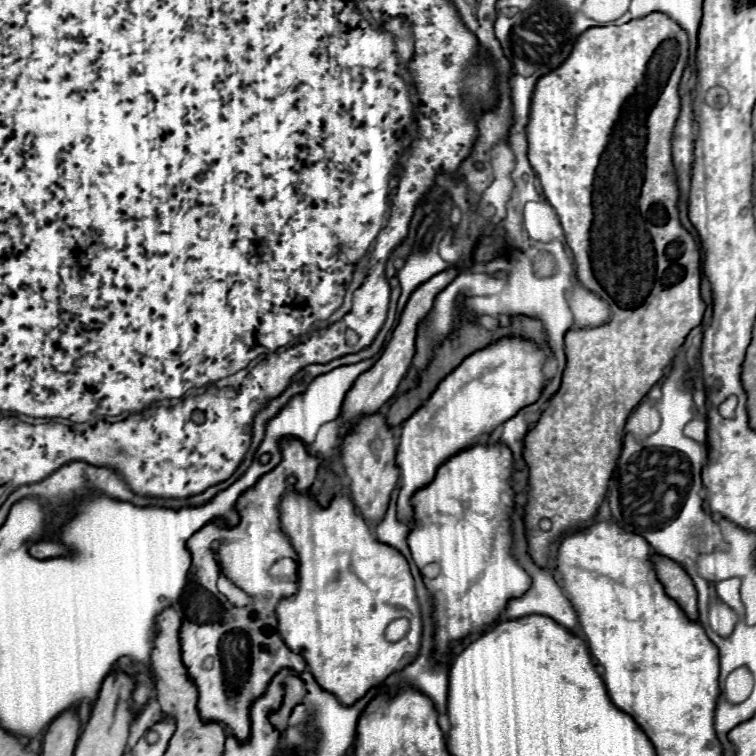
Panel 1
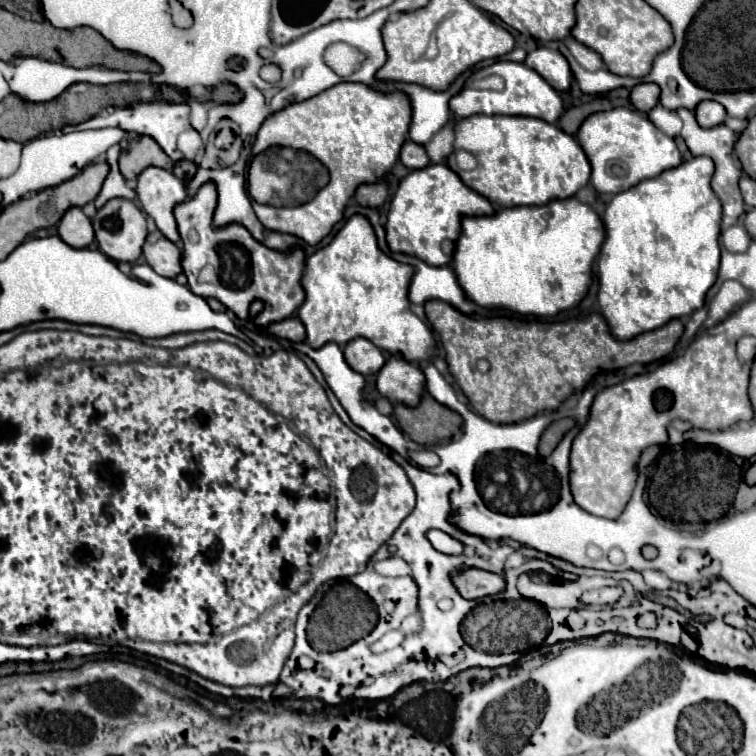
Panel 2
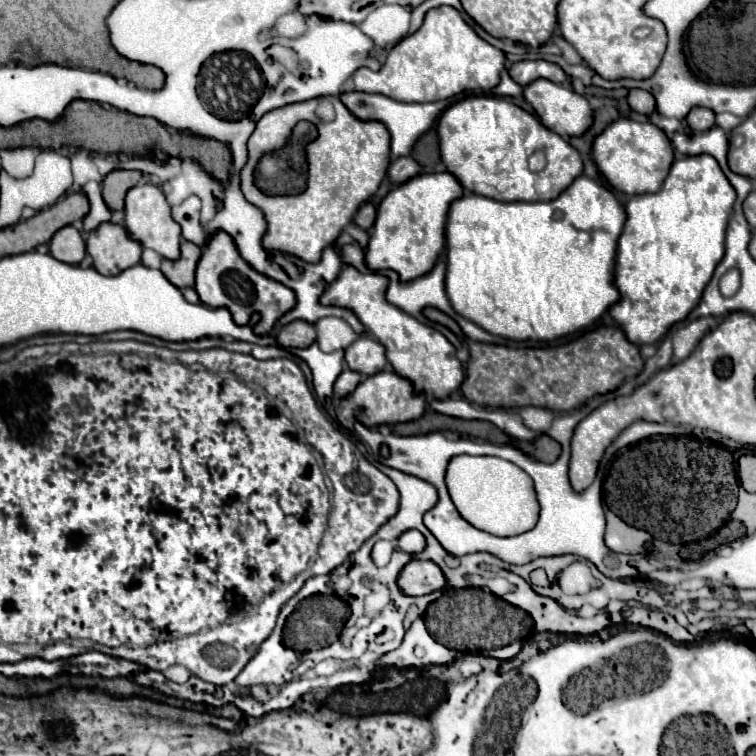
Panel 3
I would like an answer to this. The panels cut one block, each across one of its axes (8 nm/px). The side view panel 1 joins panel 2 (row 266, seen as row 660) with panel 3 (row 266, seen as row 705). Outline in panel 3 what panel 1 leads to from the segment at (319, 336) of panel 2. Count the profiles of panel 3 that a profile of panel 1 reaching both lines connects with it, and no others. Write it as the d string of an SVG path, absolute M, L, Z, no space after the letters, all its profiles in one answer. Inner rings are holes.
M344 266L338 278L328 284L320 302L324 306L338 306L352 310L366 330L384 346L386 360L392 364L394 372L402 378L408 378L414 384L416 392L432 394L436 398L446 398L452 394L464 380L462 364L456 358L456 348L434 328L418 322L410 314L402 312L386 300L388 278L380 274L362 274L354 266Z

